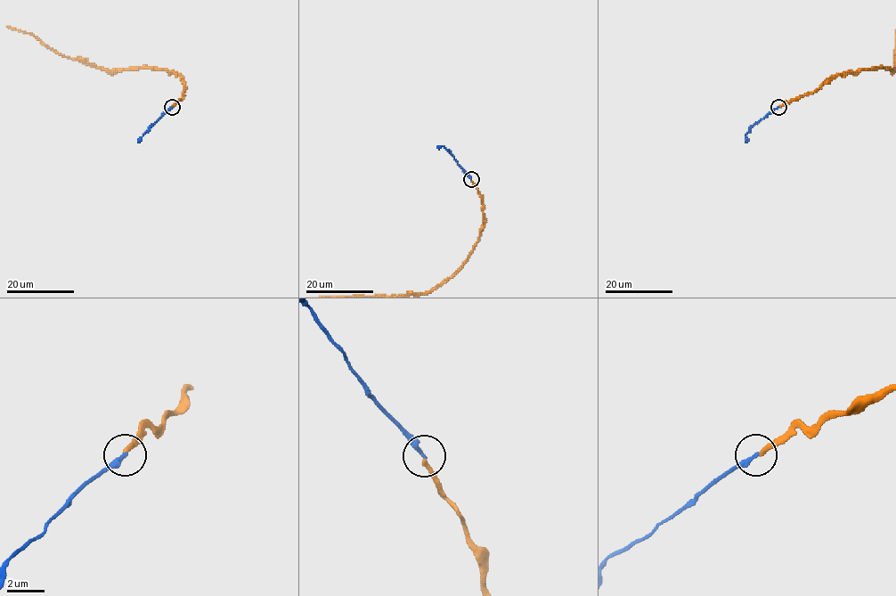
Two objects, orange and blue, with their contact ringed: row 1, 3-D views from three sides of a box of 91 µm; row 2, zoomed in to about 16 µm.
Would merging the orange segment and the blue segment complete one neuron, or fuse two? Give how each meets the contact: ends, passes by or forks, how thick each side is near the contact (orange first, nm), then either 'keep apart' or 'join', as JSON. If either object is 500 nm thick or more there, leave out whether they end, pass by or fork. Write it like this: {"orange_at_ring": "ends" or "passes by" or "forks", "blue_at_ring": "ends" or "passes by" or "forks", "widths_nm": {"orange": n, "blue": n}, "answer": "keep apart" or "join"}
{"orange_at_ring": "ends", "blue_at_ring": "ends", "widths_nm": {"orange": 240, "blue": 240}, "answer": "keep apart"}

